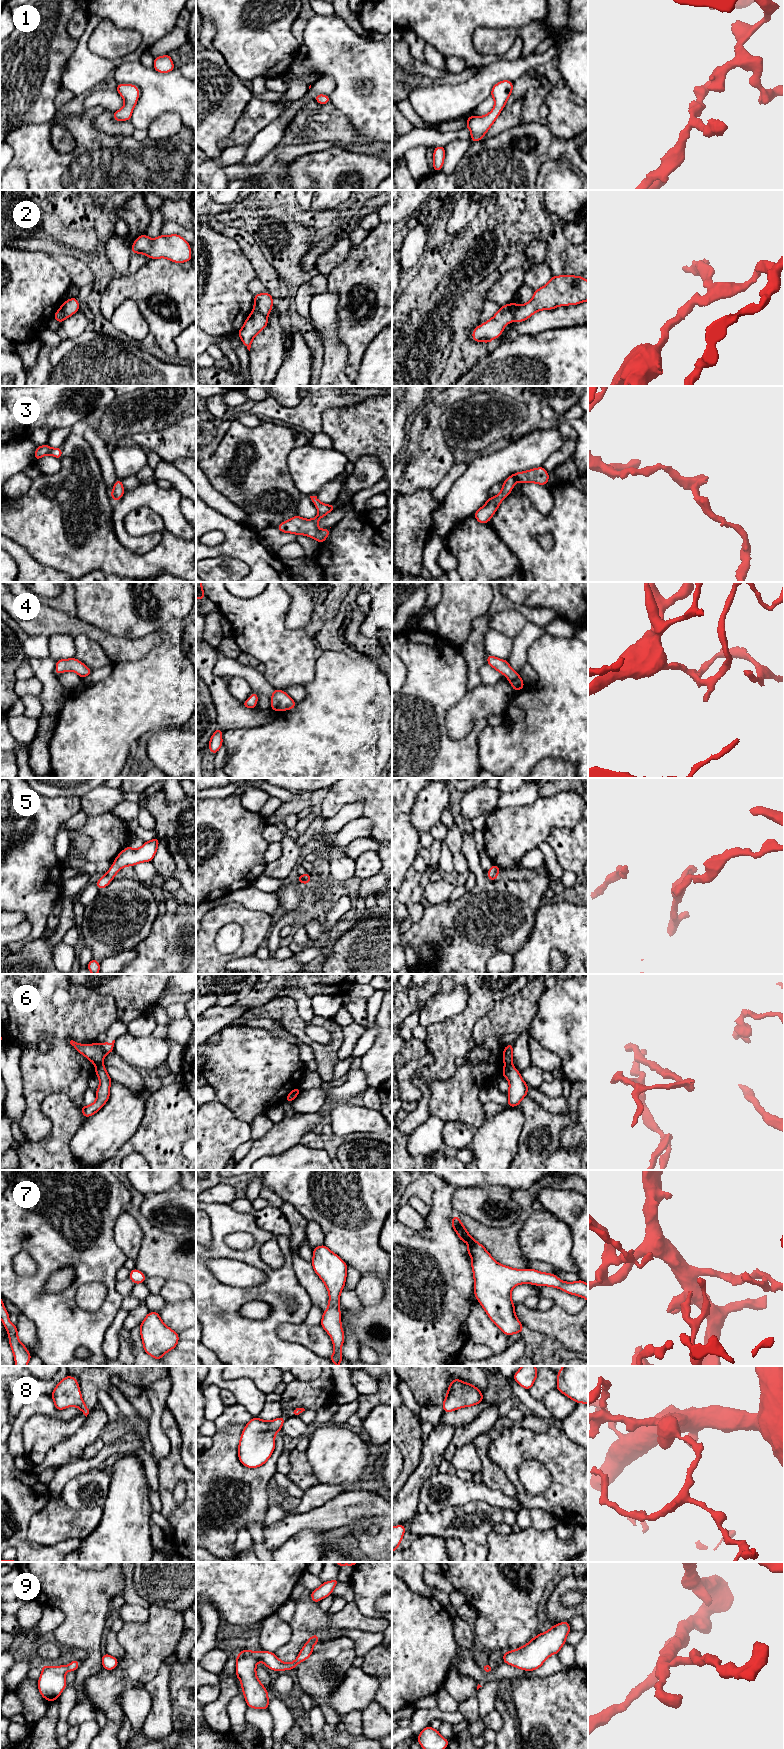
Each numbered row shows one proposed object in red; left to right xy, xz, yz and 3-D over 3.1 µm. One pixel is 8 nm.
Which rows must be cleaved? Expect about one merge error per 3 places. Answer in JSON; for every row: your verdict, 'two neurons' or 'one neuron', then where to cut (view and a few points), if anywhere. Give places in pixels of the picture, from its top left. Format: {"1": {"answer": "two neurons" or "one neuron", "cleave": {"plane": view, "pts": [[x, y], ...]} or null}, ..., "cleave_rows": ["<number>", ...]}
{"1": {"answer": "one neuron", "cleave": null}, "2": {"answer": "two neurons", "cleave": {"plane": "yz", "pts": [[517, 305], [513, 320]]}}, "3": {"answer": "one neuron", "cleave": null}, "4": {"answer": "one neuron", "cleave": null}, "5": {"answer": "one neuron", "cleave": null}, "6": {"answer": "two neurons", "cleave": {"plane": "xy", "pts": [[102, 1064], [96, 1067]]}}, "7": {"answer": "one neuron", "cleave": null}, "8": {"answer": "one neuron", "cleave": null}, "9": {"answer": "one neuron", "cleave": null}, "cleave_rows": ["2", "6"]}

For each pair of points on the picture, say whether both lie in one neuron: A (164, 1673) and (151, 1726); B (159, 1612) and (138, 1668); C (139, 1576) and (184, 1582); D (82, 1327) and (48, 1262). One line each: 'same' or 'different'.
A: same
B: same
C: same
D: same

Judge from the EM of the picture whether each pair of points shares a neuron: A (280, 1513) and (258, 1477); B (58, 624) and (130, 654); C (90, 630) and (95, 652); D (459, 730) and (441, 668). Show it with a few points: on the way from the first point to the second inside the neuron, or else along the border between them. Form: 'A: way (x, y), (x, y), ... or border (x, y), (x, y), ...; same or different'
A: border (269, 1505), (266, 1516), (261, 1522); different
B: way (76, 627), (86, 628), (112, 645); same
C: border (74, 637), (80, 634), (88, 635), (108, 656); different
D: border (468, 690), (447, 711), (446, 730); different

